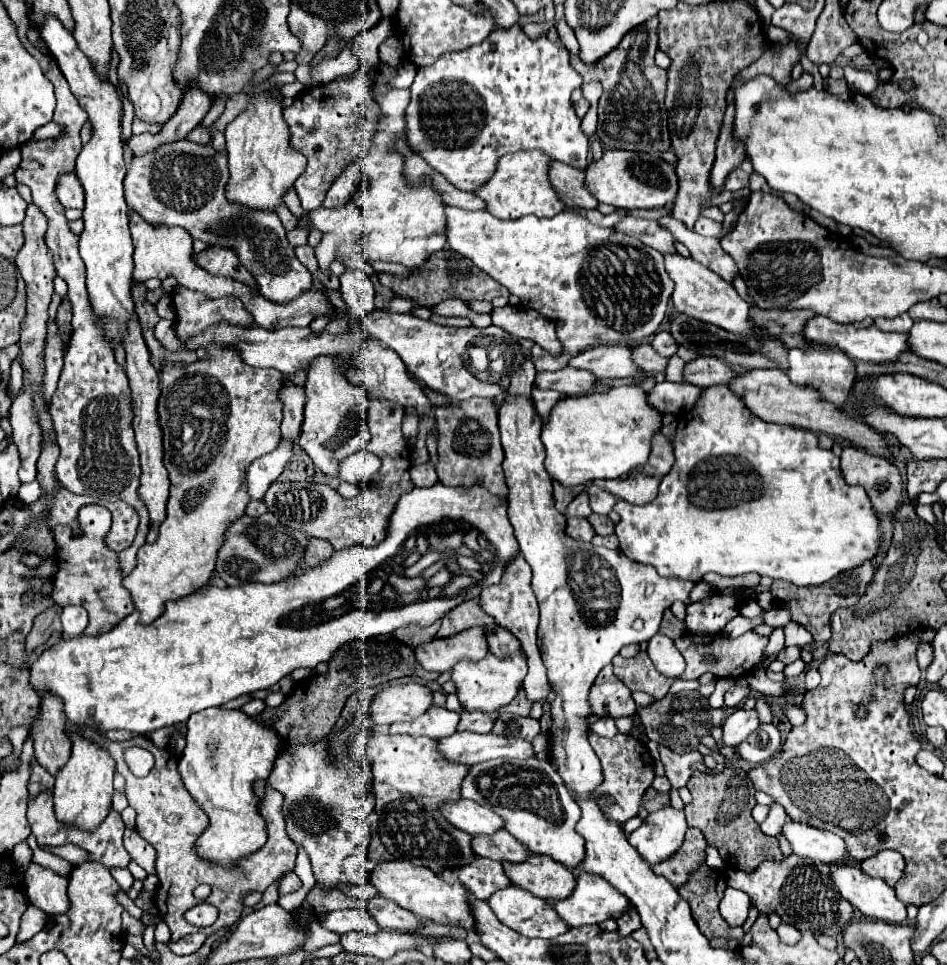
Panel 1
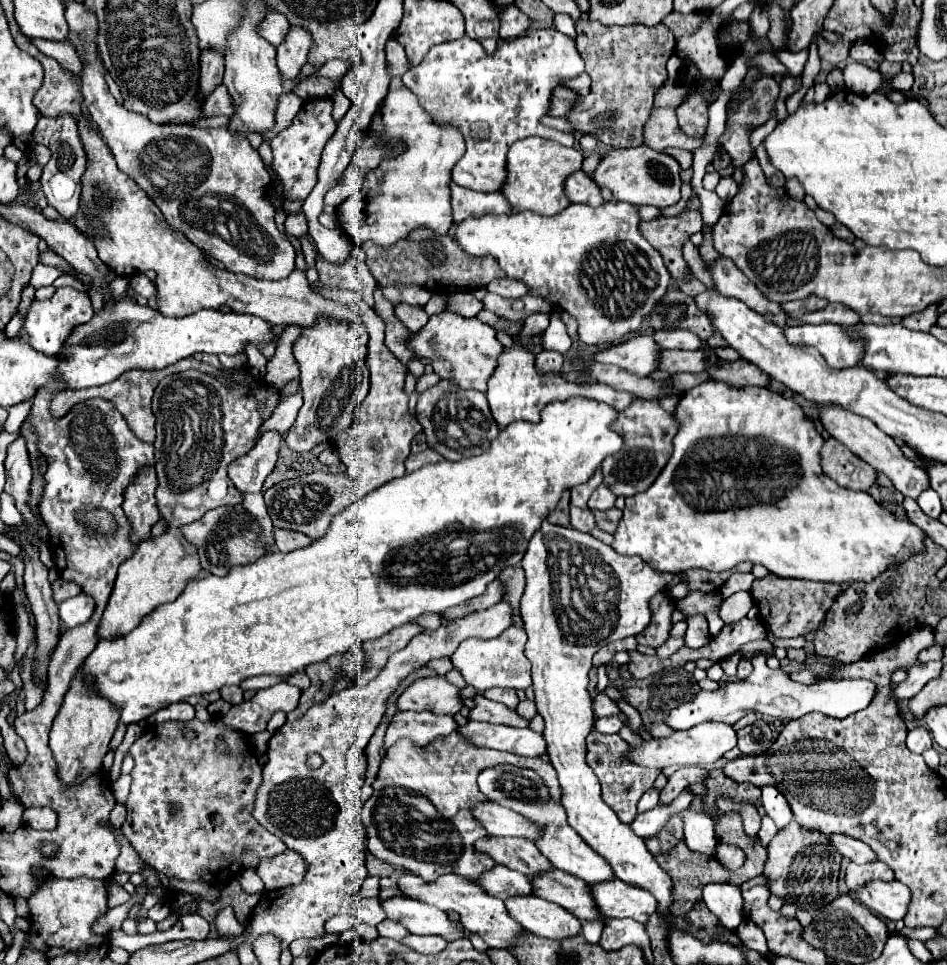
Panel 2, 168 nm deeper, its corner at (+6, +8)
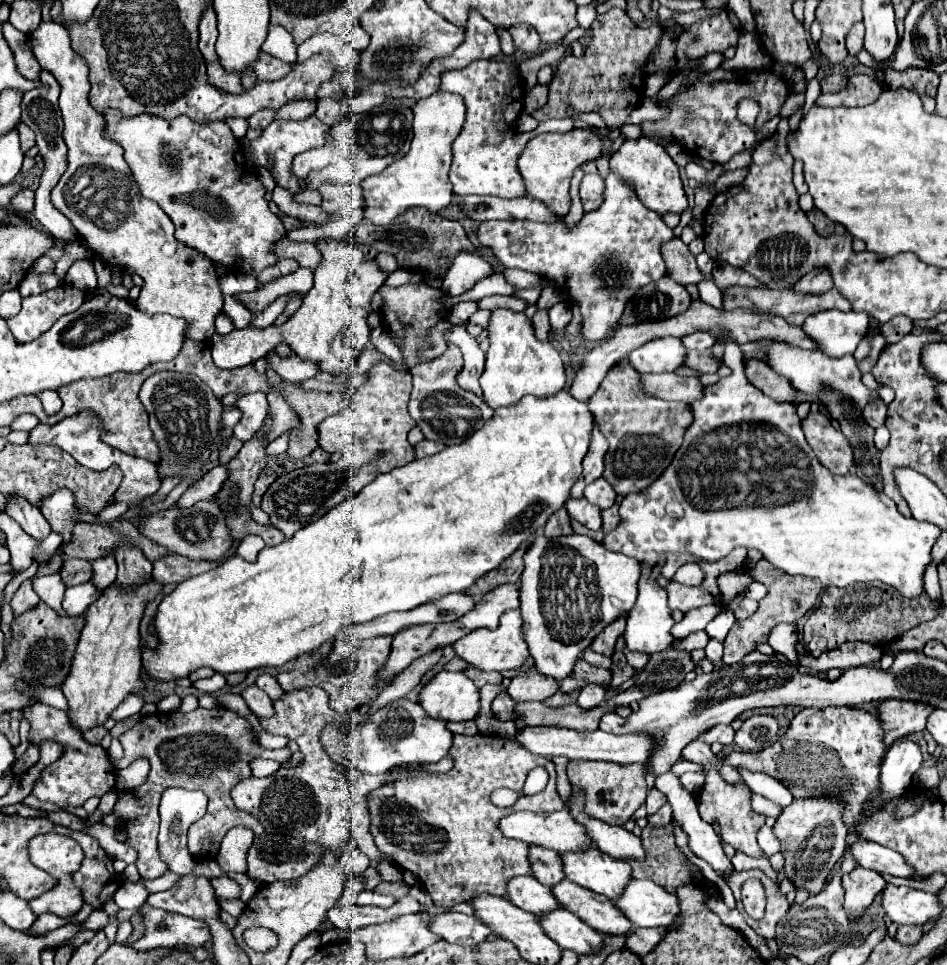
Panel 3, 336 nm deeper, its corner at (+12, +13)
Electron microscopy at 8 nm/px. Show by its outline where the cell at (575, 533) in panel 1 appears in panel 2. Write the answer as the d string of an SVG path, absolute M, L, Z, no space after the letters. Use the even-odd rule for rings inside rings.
M580 507L570 509L570 523L574 529L584 531L584 533L590 533L596 527L594 513L590 509L580 509Z

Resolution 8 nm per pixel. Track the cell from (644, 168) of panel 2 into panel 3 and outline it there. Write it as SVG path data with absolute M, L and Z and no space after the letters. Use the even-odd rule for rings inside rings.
M644 136L640 140L626 140L620 146L620 150L612 154L610 170L620 180L624 180L628 186L634 188L634 192L644 202L644 206L648 206L650 210L656 210L658 214L682 212L688 206L686 194L684 194L684 188L682 188L682 182L680 182L678 166L668 156L664 146L656 144L654 140L648 140Z

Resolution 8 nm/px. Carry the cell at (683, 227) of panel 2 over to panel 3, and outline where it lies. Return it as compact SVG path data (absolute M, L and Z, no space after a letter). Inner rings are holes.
M674 236L668 242L662 242L662 258L668 268L668 276L676 280L678 284L698 284L702 280L702 274L696 266L694 256L690 254L688 246L682 242L682 238Z

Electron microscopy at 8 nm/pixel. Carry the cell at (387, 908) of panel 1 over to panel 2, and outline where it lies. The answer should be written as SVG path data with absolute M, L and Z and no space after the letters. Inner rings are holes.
M392 897L382 901L382 907L386 909L388 919L400 921L410 933L416 935L438 935L446 941L456 941L468 935L466 929L462 929L462 923L450 921L444 911L434 909L422 901Z

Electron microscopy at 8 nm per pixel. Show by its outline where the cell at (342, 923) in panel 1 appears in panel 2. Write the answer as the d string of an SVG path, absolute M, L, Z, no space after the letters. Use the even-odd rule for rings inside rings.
M362 899L360 901L360 921L366 925L378 925L386 919L386 911L380 905L380 899Z

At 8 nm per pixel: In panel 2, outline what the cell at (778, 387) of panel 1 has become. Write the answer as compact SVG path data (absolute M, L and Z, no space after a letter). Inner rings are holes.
M820 405L822 411L820 411L820 423L824 425L824 429L834 437L838 439L840 443L844 443L852 453L856 453L860 459L864 459L866 463L870 463L876 471L884 473L894 489L898 493L902 493L904 497L910 497L910 499L918 499L922 491L930 489L930 479L928 479L928 473L918 467L916 463L912 463L910 459L906 459L900 451L900 447L894 443L894 439L890 435L886 435L884 431L880 431L872 421L868 421L866 417L860 417L860 415L854 415L842 407L836 407L836 405Z

